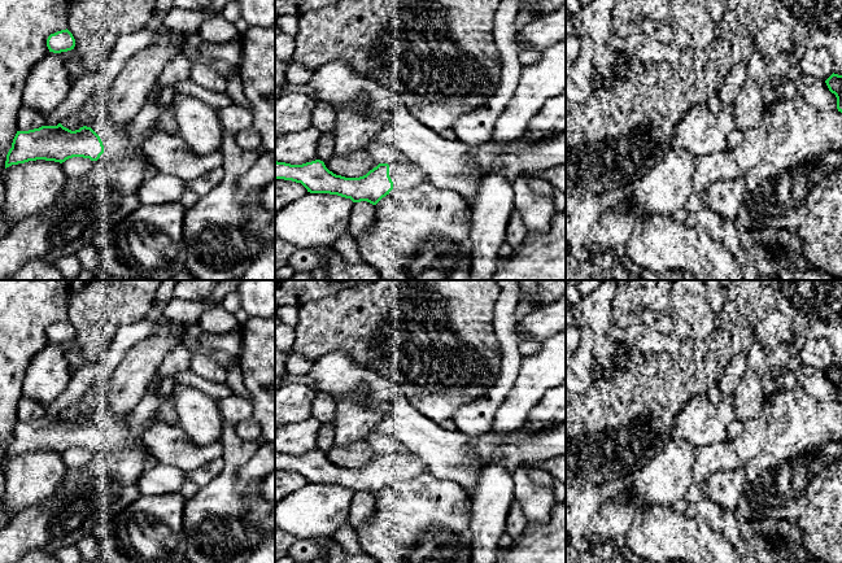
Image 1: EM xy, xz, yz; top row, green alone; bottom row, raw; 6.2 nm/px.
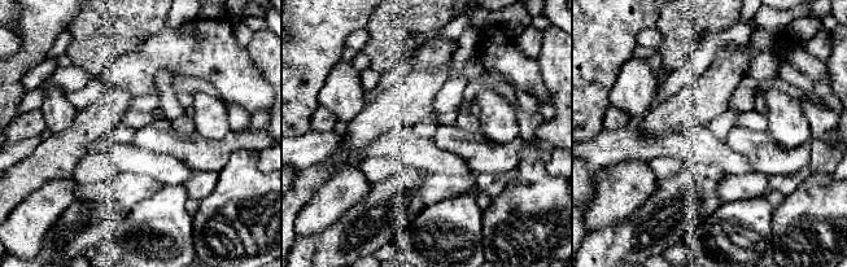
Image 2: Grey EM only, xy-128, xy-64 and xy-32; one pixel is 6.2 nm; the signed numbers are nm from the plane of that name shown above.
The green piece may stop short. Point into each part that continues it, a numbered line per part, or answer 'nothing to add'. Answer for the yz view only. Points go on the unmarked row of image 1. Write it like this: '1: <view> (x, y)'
nothing to add

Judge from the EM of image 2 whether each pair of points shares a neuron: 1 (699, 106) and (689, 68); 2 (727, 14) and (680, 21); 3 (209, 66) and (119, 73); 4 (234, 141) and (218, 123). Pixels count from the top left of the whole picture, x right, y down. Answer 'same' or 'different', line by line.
1: different
2: same
3: same
4: different

